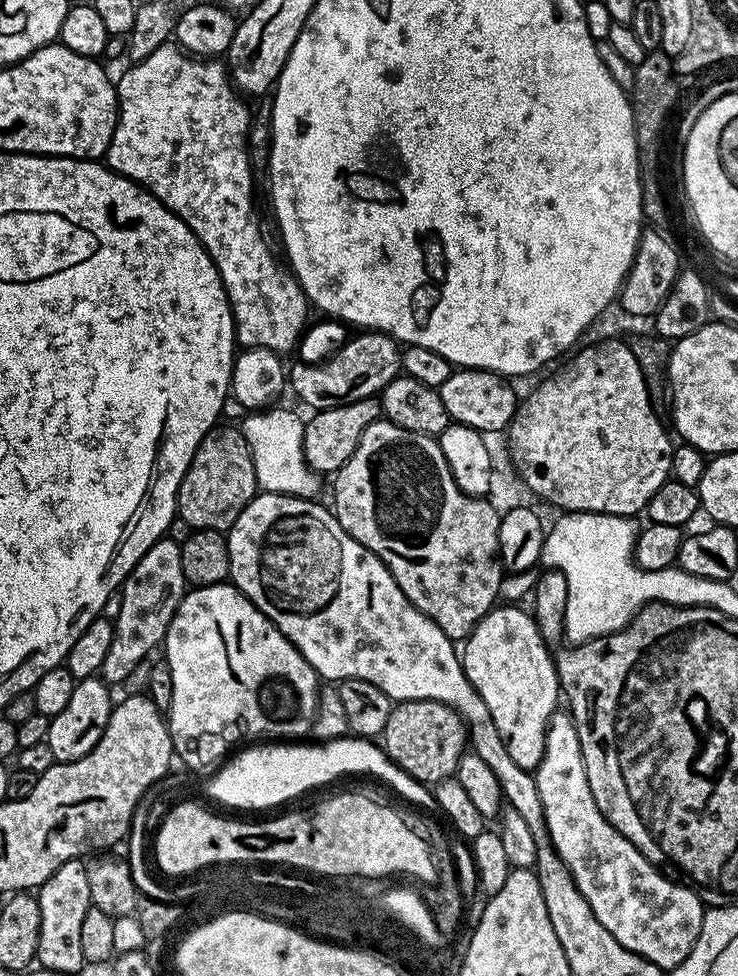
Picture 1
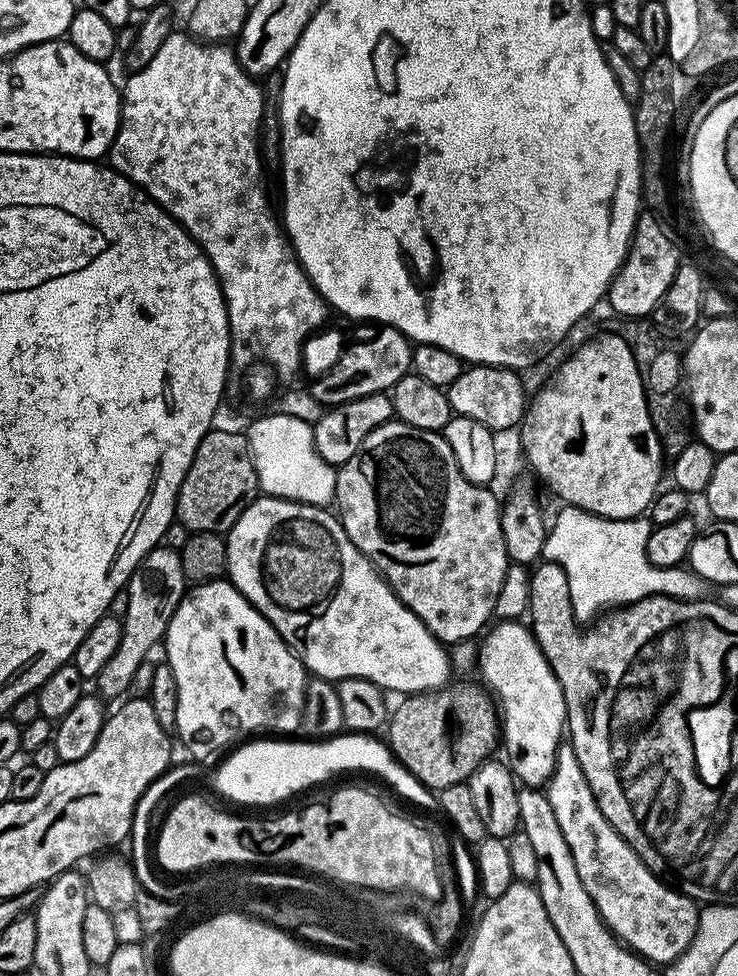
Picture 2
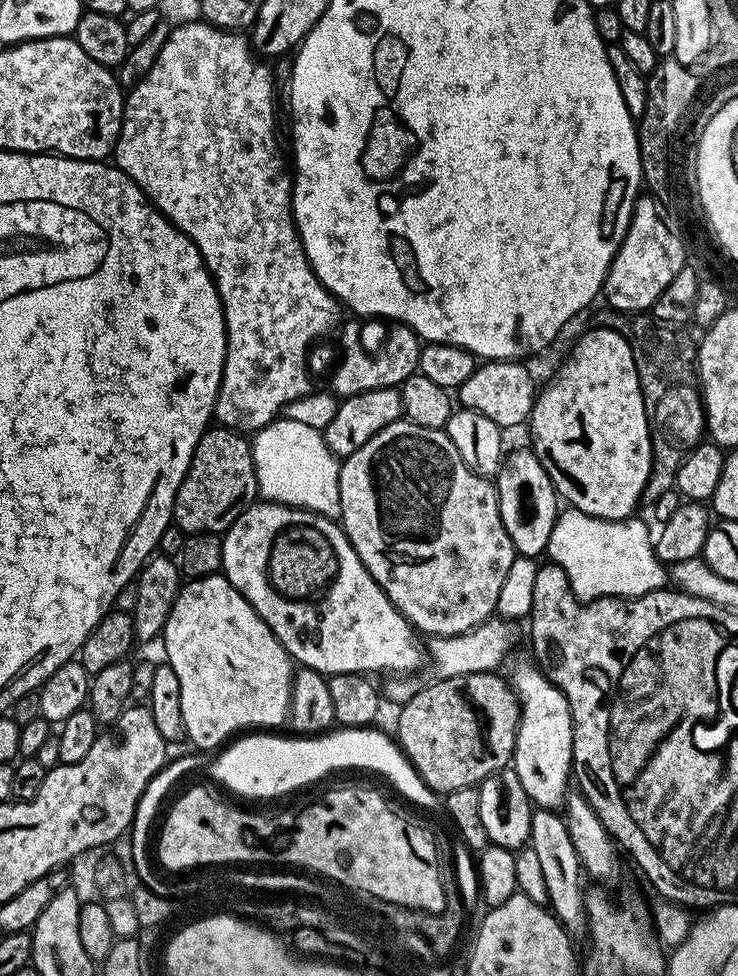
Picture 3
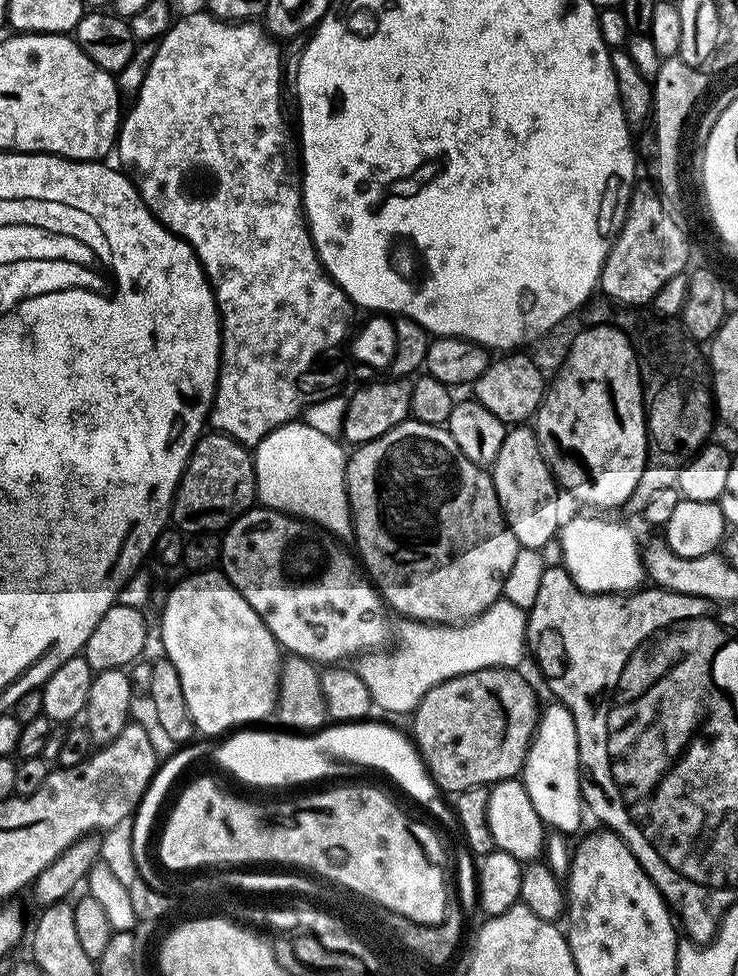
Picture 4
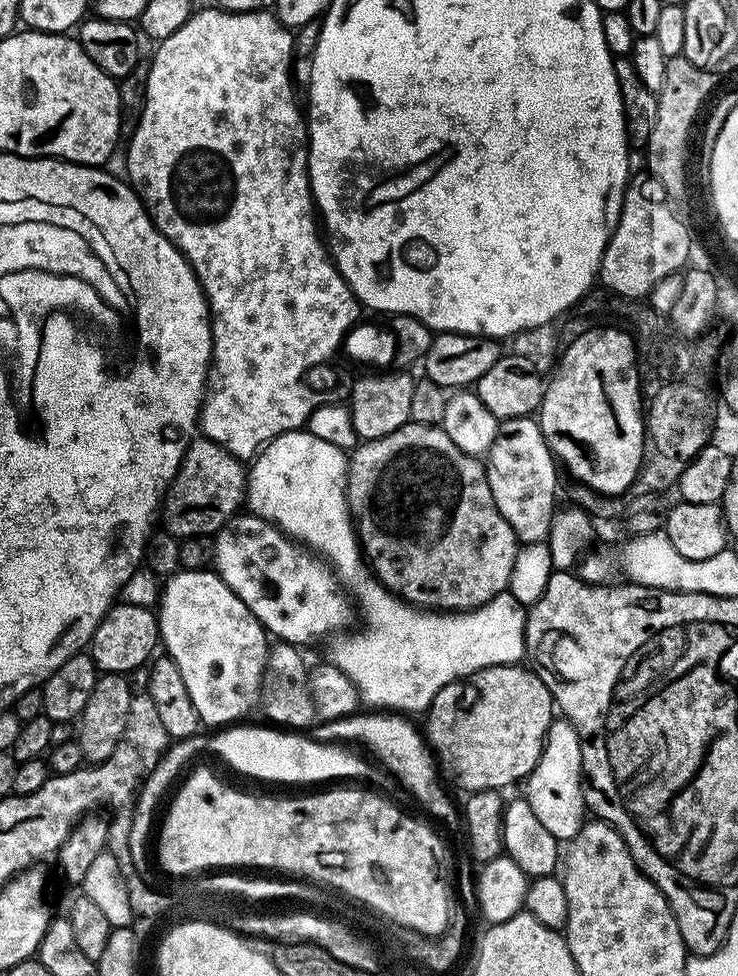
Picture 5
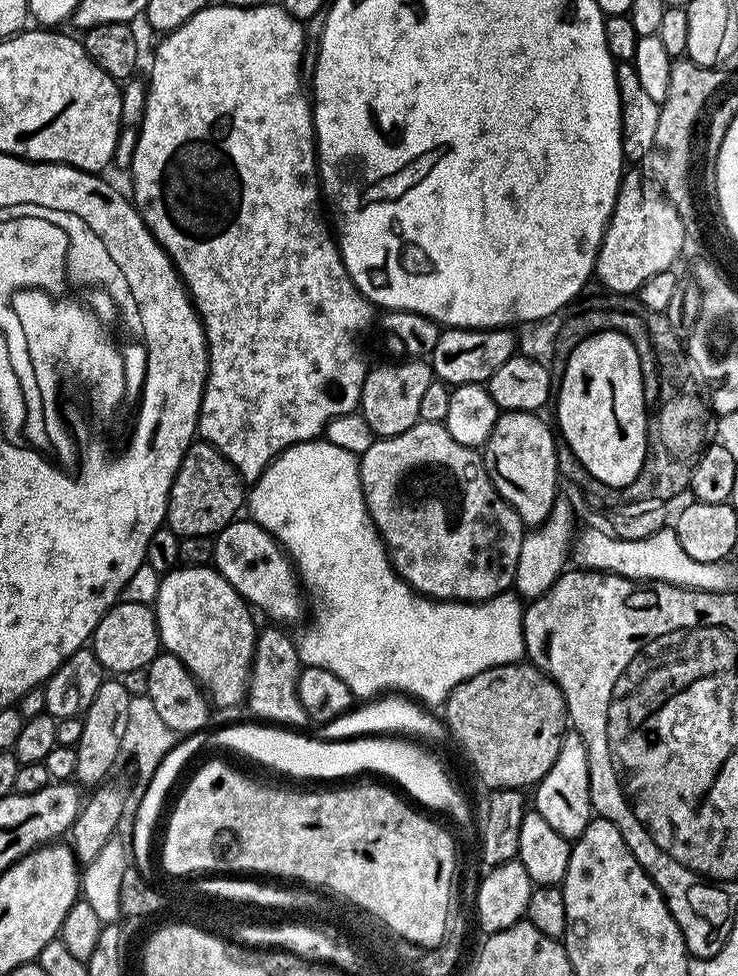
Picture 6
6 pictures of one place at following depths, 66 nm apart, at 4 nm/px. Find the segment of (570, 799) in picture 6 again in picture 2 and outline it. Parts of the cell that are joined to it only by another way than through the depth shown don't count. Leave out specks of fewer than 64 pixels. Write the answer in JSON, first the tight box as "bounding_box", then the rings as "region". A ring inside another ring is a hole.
{"bounding_box":[478,624,568,789],"region":[[[500,624],[491,628],[483,637],[484,645],[481,643],[478,648],[479,679],[498,701],[502,748],[508,751],[506,763],[523,787],[543,789],[552,778],[556,751],[566,736],[568,711],[562,686],[546,662],[536,637],[525,625],[523,628],[520,624]]]}

